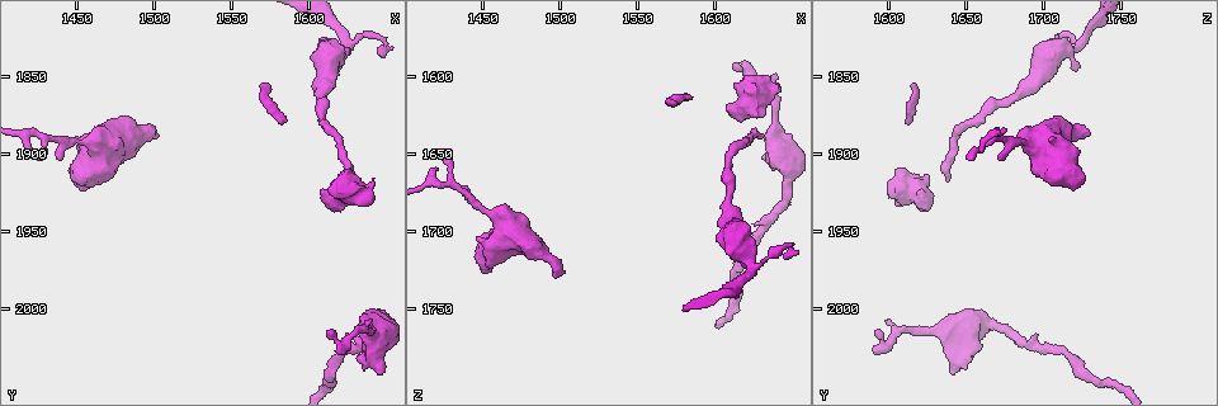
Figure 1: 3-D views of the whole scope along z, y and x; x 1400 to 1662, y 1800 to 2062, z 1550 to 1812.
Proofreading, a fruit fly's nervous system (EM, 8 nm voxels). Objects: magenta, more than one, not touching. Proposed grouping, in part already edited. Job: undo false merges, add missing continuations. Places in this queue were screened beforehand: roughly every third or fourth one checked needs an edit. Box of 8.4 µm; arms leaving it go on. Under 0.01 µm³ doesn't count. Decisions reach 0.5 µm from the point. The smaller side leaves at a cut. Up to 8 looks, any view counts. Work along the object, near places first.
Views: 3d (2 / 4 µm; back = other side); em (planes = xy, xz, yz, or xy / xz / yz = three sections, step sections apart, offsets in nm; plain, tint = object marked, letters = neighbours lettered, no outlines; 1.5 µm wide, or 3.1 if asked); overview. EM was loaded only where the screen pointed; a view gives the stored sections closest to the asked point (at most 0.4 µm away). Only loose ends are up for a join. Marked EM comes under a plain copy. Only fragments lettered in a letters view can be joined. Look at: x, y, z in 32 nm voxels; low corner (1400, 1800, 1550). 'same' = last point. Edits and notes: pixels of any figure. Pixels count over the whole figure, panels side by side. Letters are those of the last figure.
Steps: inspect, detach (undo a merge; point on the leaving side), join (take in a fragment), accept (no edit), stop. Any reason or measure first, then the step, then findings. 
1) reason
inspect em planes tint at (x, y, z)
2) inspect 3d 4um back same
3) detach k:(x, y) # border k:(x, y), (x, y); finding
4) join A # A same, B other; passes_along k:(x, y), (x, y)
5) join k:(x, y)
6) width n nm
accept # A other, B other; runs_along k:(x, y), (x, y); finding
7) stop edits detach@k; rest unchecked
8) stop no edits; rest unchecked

inspect 3d 4um at (1498, 1886, 1730)

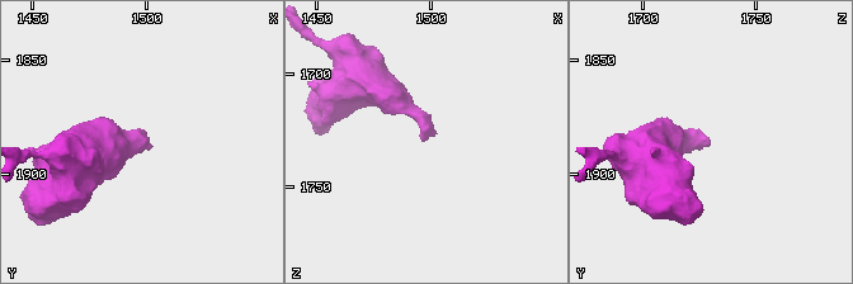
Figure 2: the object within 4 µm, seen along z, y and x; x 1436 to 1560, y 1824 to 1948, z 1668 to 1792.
inspect em planes letters at (1496, 1888, 1730)

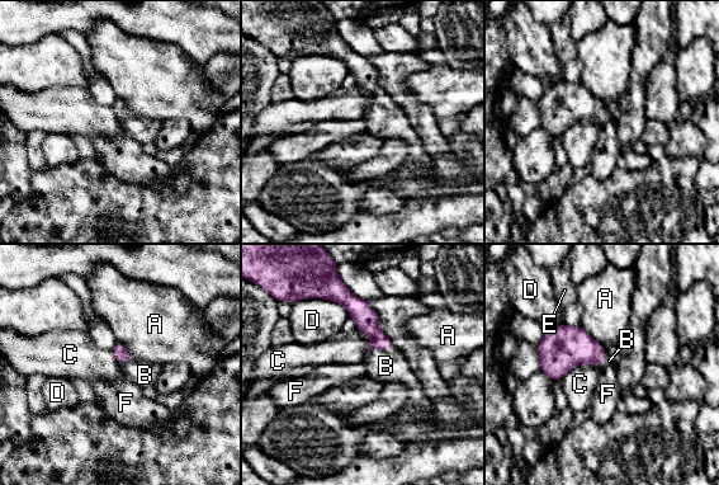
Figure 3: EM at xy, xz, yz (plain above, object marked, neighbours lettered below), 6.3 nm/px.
join B # A other, B same, C other, D other, E other, F other; passes_along 3:(367, 319), (381, 348), (386, 366); the neuron continues

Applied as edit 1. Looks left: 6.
see it whole again
inspect overview

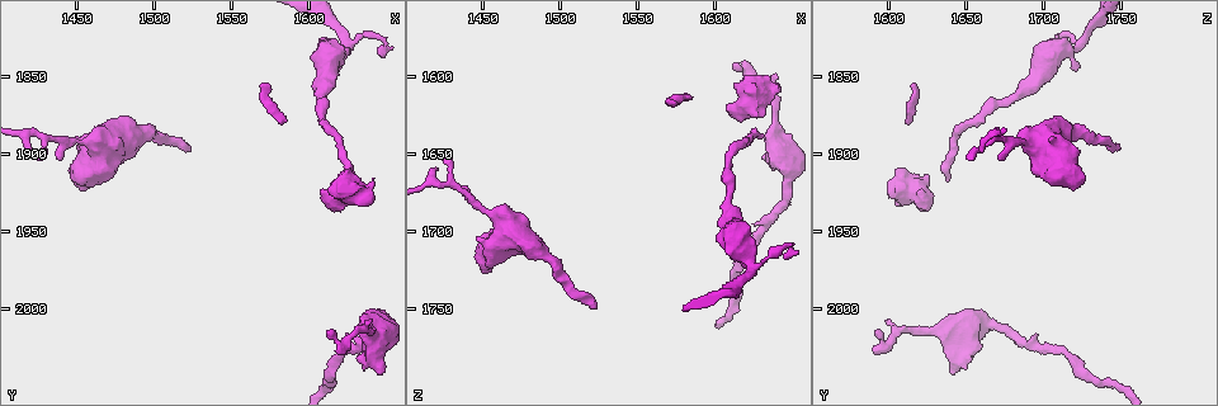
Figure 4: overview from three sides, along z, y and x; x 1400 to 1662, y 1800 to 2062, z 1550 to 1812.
small branch off a trunk
inspect em planes tint at (1624, 1832, 1722)

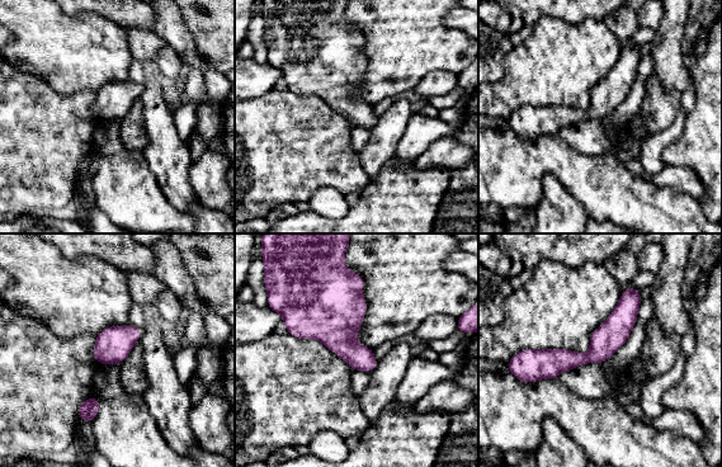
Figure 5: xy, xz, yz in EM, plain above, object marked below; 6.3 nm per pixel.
what lies round it
inspect em planes letters same

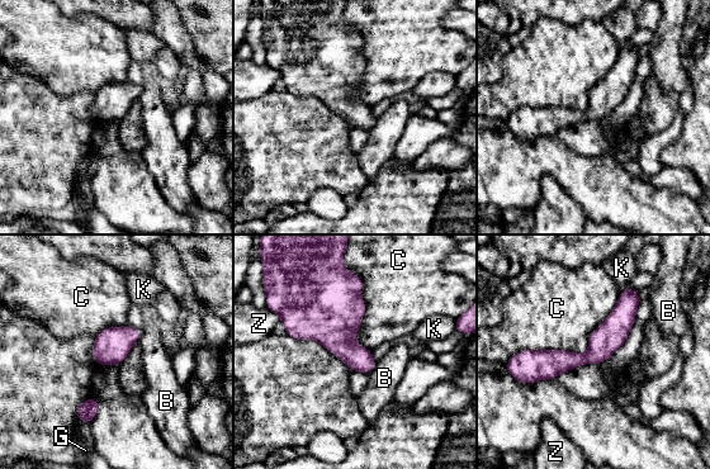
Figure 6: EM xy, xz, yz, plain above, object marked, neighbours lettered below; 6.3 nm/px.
width 190 nm
accept # B other, C other, G other, K other, Z other; border 6:(620, 293), (583, 354), (511, 356); continuous, no second neuron

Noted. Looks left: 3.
abrupt turn
inspect em xz step 8 tint at (1622, 2024, 1598)

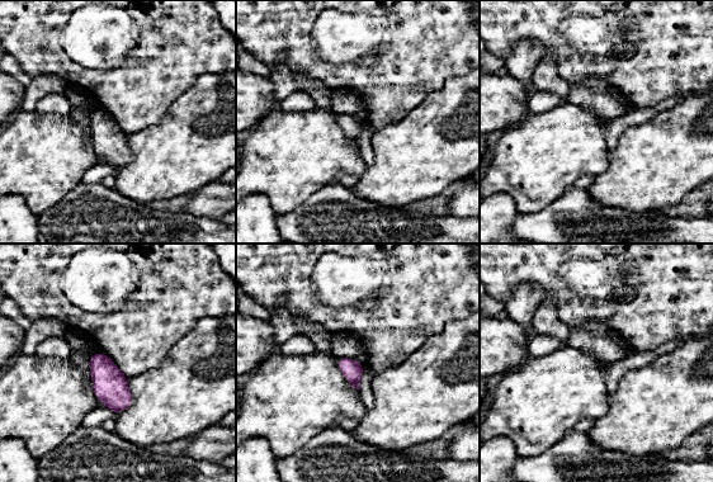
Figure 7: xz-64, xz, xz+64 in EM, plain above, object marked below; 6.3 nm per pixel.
inspect em yz step 4 letters same

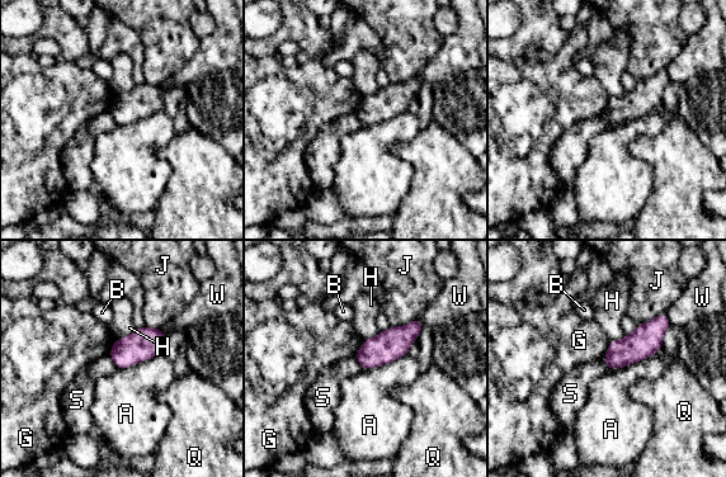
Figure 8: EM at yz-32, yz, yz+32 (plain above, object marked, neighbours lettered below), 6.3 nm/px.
accept # A other, B other, G other, H other, J other, Q other, S other, W other; border 8:(665, 313), (672, 325); continuous, no second neuron

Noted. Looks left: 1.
stop edits join@3; rest unchecked

